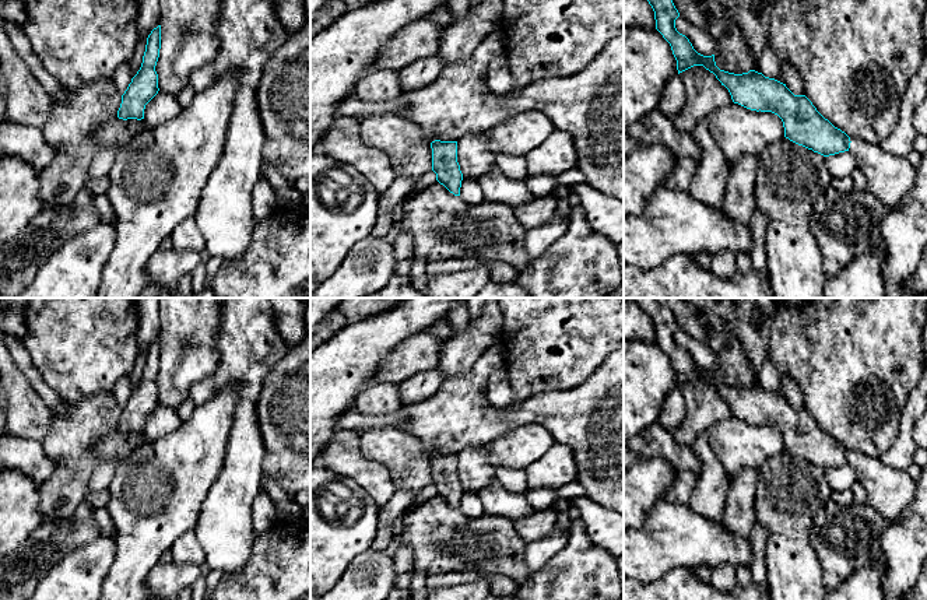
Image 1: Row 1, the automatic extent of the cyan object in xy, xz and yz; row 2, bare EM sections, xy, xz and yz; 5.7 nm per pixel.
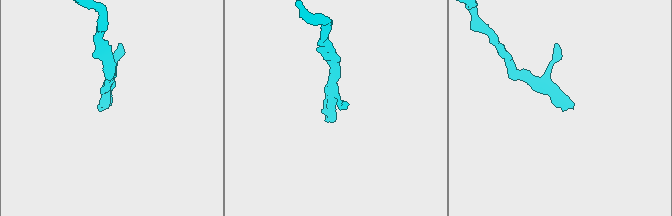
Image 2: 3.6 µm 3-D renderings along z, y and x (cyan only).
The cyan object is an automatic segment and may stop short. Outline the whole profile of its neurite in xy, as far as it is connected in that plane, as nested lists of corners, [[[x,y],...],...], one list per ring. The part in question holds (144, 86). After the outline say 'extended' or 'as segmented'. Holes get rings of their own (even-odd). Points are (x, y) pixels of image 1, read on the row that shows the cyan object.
[[[161,25],[154,28],[147,38],[143,63],[137,74],[131,78],[127,90],[122,95],[117,117],[144,119],[145,105],[158,94],[158,74],[155,66],[161,49]]]; as segmented

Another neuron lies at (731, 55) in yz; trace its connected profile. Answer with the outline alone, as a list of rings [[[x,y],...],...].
[[[730,28],[716,42],[714,62],[720,70],[742,74],[752,70],[752,59],[742,32],[738,28]]]

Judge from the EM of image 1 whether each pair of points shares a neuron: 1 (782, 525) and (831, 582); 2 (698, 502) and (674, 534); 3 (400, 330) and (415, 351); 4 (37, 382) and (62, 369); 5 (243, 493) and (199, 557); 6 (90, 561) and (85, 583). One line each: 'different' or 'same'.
1: different
2: different
3: different
4: different
5: different
6: same

